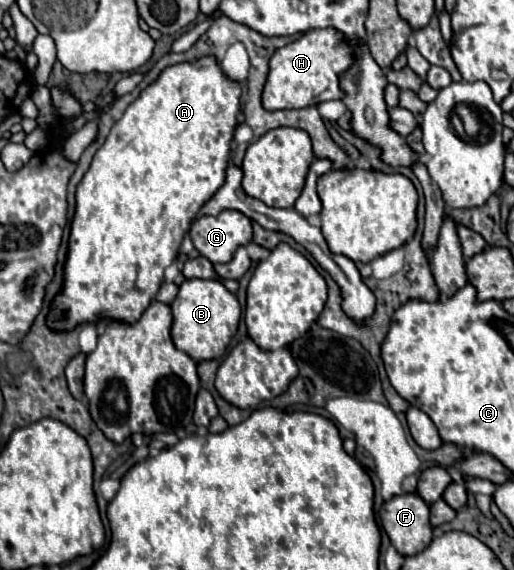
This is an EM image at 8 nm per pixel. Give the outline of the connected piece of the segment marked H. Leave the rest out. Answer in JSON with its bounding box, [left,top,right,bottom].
[263,28,355,110]

